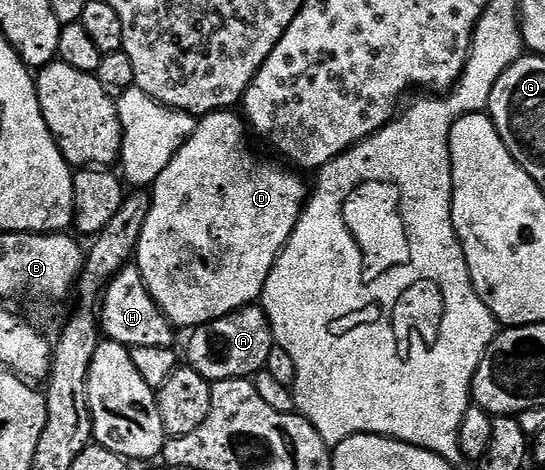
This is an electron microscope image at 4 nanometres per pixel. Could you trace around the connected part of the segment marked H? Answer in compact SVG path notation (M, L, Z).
M135 264L125 265L122 272L108 284L107 289L104 290L98 316L103 336L109 341L117 341L119 345L127 345L129 350L138 347L170 349L177 344L175 342L178 336L177 330L150 295L140 270Z

